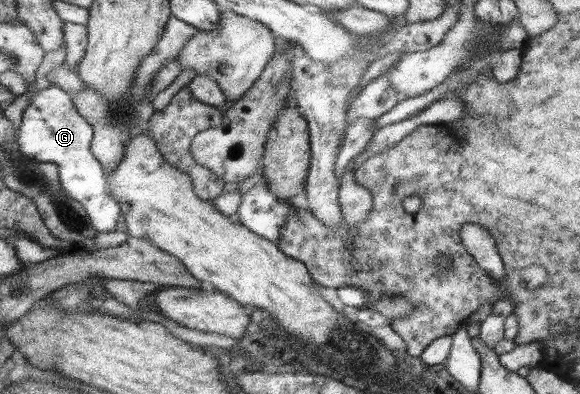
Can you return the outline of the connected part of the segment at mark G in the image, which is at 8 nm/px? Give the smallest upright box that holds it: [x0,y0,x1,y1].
[17,85,119,253]

